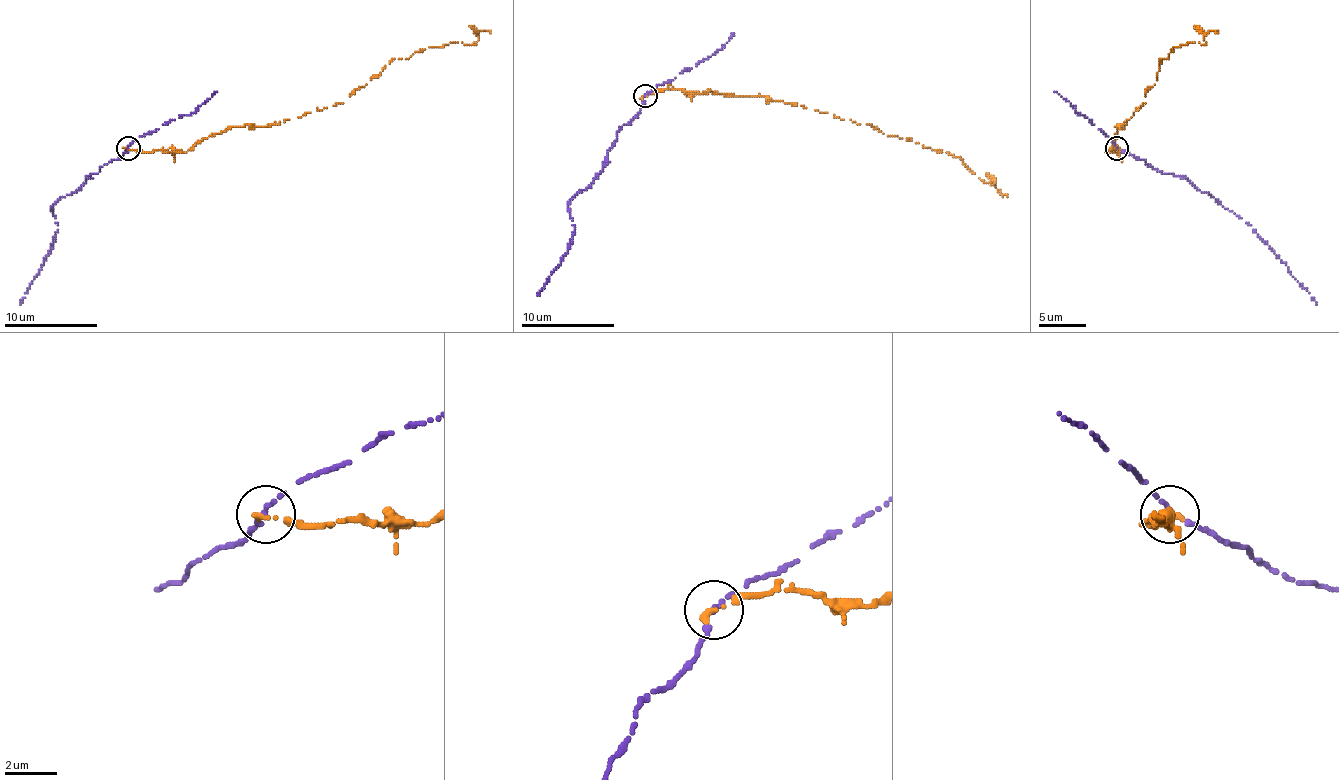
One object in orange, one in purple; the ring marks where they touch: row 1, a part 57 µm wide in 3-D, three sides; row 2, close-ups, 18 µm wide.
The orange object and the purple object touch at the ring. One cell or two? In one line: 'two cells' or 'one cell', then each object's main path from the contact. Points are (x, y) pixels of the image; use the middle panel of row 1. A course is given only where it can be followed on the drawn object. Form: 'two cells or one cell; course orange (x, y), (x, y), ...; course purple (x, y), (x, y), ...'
two cells; course orange (645, 96), (666, 89), (794, 103), (925, 148), (949, 152), (979, 178), (995, 183), (998, 190), (1007, 197); course purple (645, 96), (640, 110), (616, 134), (605, 166), (567, 206), (574, 229), (572, 243), (537, 295)

